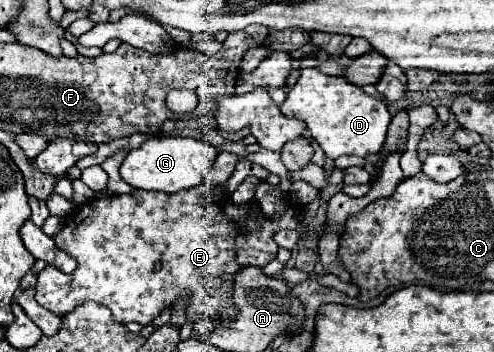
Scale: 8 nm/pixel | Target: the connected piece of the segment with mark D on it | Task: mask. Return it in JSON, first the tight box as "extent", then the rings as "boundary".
{"extent":[280,69,390,159],"boundary":[[[302,69],[298,83],[286,95],[280,111],[286,117],[302,119],[312,135],[312,139],[322,147],[328,159],[340,155],[366,157],[378,153],[384,145],[390,113],[384,101],[366,95],[358,85],[348,83],[342,77],[330,77],[320,69]]]}

